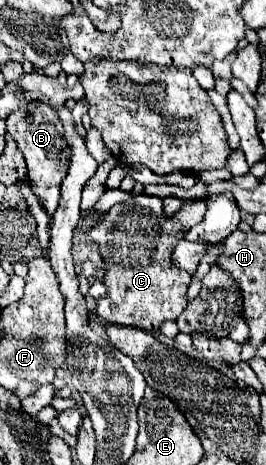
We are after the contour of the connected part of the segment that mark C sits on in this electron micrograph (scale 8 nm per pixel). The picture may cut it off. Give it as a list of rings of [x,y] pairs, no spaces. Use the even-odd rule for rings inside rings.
[[[135,198],[121,204],[115,204],[101,222],[97,222],[91,228],[91,238],[99,246],[99,254],[105,262],[105,276],[103,284],[107,286],[107,294],[97,300],[97,316],[105,318],[107,322],[125,324],[143,328],[147,332],[157,332],[159,326],[167,320],[177,320],[177,316],[187,308],[187,286],[191,282],[191,276],[177,268],[171,262],[171,254],[175,244],[189,232],[189,228],[201,222],[206,212],[206,203],[202,199],[193,199],[192,208],[186,209],[184,200],[182,209],[175,216],[167,216],[163,212],[163,202],[159,198]]]

